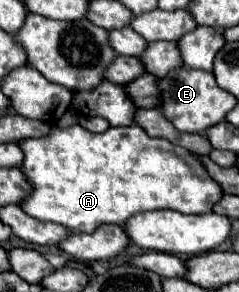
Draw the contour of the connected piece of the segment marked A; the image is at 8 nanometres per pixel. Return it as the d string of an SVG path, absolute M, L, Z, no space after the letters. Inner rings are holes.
M57 124L51 126L51 132L49 136L41 136L41 138L25 138L25 140L19 140L17 142L21 148L23 148L23 164L21 164L21 172L23 176L27 178L27 182L31 184L31 194L19 204L21 210L25 210L29 216L37 218L37 220L45 220L45 222L55 222L55 224L61 224L65 228L69 228L71 232L93 232L99 224L125 224L127 218L131 218L133 214L137 212L149 212L149 210L163 210L163 208L169 208L169 210L177 210L181 214L207 214L211 212L211 206L215 202L219 202L219 198L223 196L223 190L217 182L213 182L209 178L209 174L205 172L203 164L199 162L199 158L191 152L187 152L185 148L181 146L175 146L171 144L169 140L163 140L163 138L151 138L147 136L145 132L141 132L141 128L137 124L133 126L117 126L117 128L109 128L107 132L103 134L93 134L81 126L69 126L69 128L59 128Z

